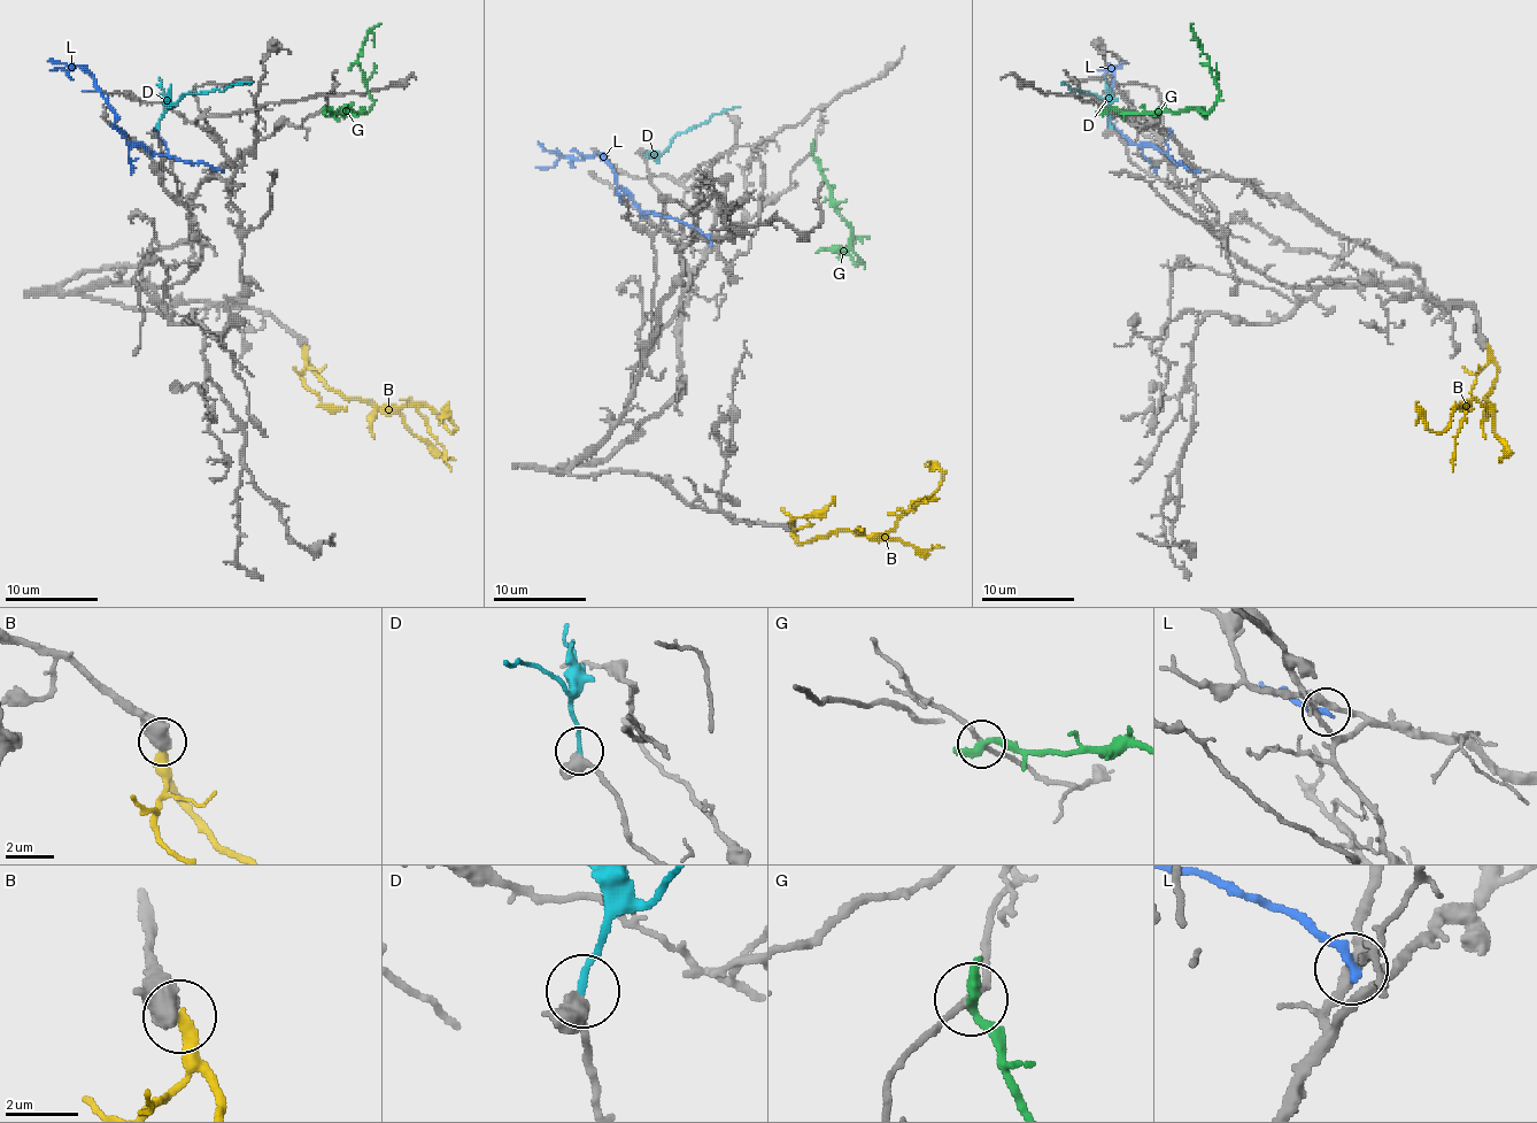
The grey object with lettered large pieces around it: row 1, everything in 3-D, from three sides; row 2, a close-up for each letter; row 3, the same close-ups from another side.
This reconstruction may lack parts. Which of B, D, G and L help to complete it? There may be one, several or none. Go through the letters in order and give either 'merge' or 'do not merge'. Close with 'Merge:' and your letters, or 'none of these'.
B: merge
D: do not merge
G: do not merge
L: do not merge
Merge: B

